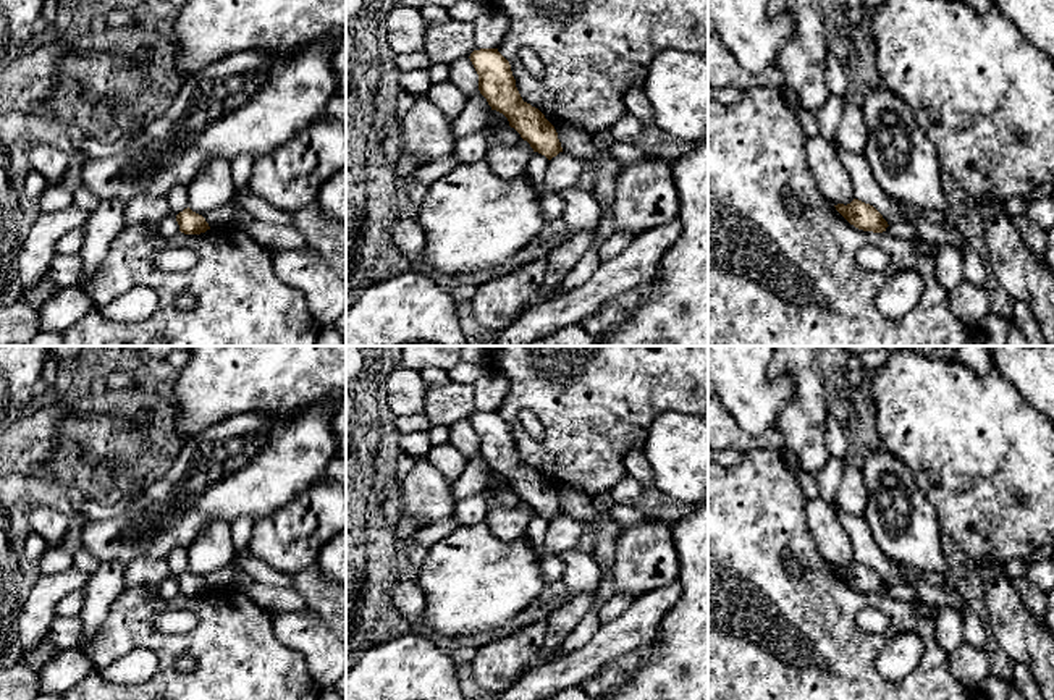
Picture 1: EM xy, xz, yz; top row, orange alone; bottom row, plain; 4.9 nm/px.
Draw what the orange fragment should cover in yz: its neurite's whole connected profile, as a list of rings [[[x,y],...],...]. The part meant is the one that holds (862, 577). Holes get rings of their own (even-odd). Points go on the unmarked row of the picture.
[[[854,561],[850,566],[837,566],[836,572],[855,590],[883,595],[889,588],[883,577],[870,566]]]

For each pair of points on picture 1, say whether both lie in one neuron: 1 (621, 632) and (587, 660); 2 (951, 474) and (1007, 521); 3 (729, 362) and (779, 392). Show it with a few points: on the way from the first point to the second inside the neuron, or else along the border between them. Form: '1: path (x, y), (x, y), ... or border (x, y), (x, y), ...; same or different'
1: path (613, 639), (595, 653); same
2: path (965, 479), (993, 506); same
3: path (742, 375), (758, 392), (767, 392); same

